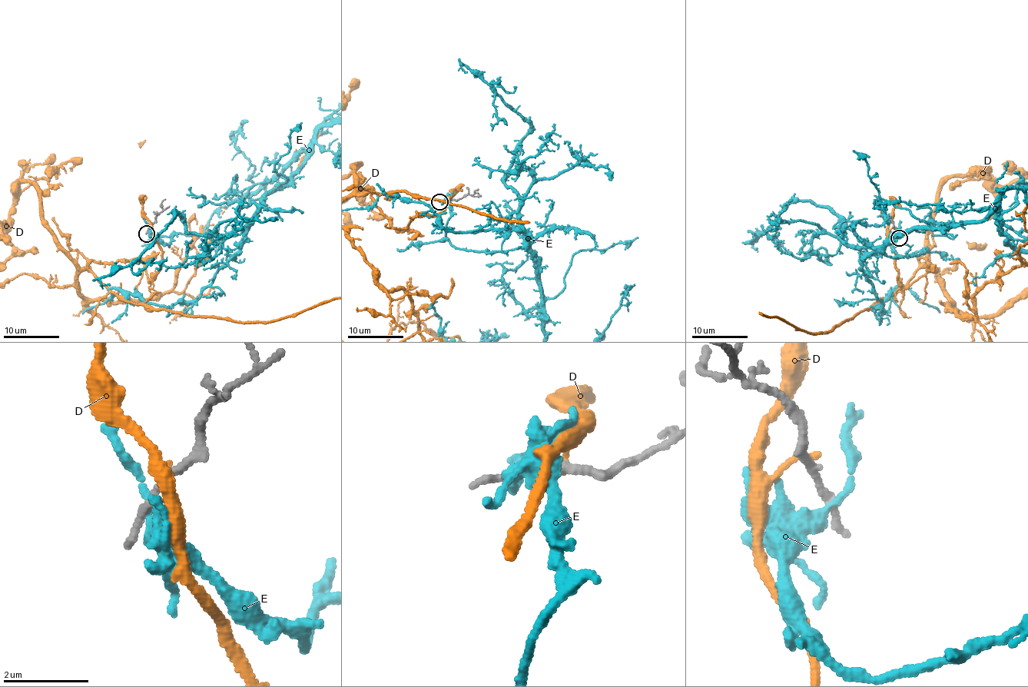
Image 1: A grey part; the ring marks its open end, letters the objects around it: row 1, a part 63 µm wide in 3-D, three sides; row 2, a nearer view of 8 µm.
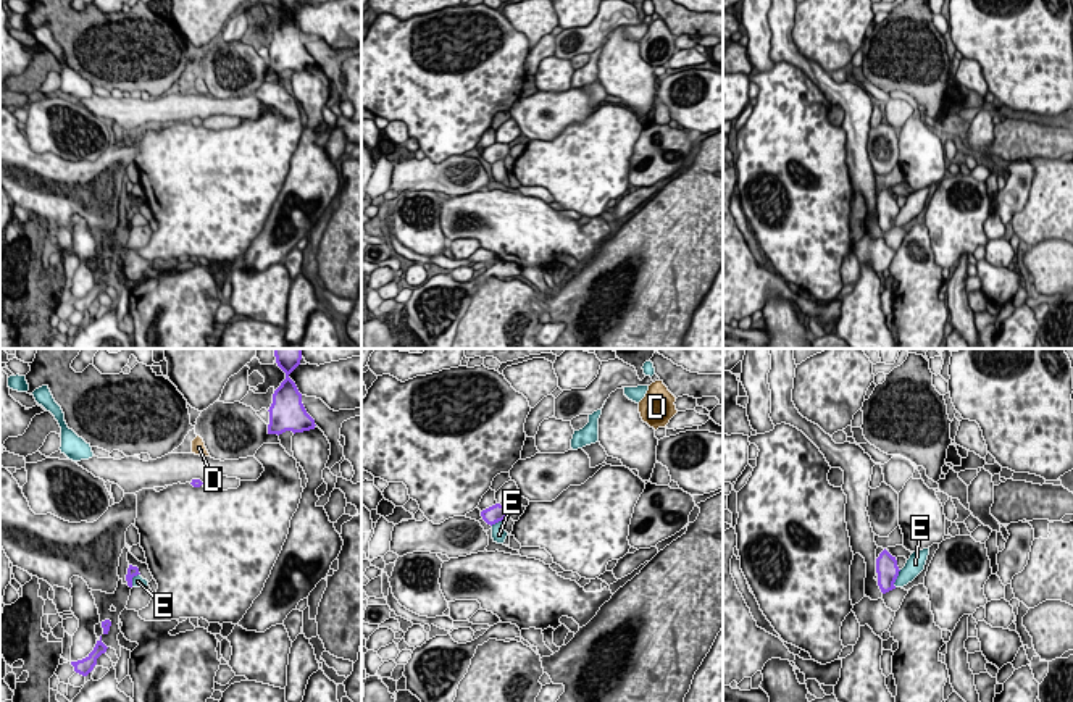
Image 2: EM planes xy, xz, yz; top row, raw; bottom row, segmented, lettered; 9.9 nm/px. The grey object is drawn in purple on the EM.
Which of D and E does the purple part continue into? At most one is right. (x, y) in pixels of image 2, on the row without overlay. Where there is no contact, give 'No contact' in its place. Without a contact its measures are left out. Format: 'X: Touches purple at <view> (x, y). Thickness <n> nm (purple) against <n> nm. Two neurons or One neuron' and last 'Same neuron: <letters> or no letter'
D: No contact. Two neurons
E: Touches purple at yz (896, 217). Thickness 220 nm (purple) against 180 nm. Two neurons
Same neuron: no letter

